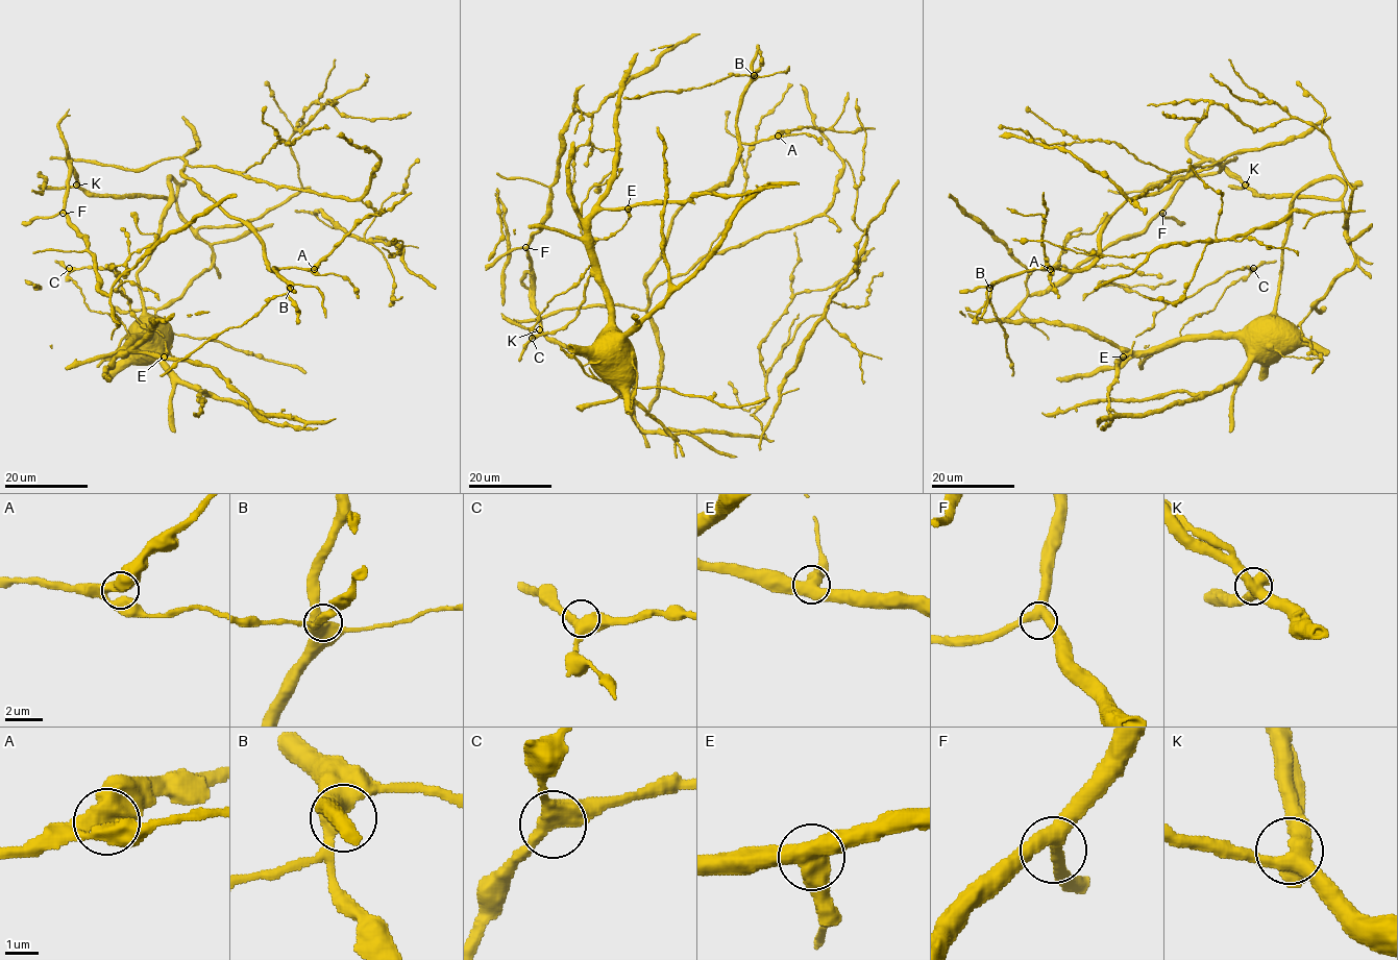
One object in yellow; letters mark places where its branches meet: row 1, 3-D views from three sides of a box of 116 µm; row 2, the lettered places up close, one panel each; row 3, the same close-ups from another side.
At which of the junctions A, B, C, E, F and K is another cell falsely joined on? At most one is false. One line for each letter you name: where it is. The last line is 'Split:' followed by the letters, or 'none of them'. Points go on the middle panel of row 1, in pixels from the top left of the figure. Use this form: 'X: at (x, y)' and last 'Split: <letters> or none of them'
Split: none of them

